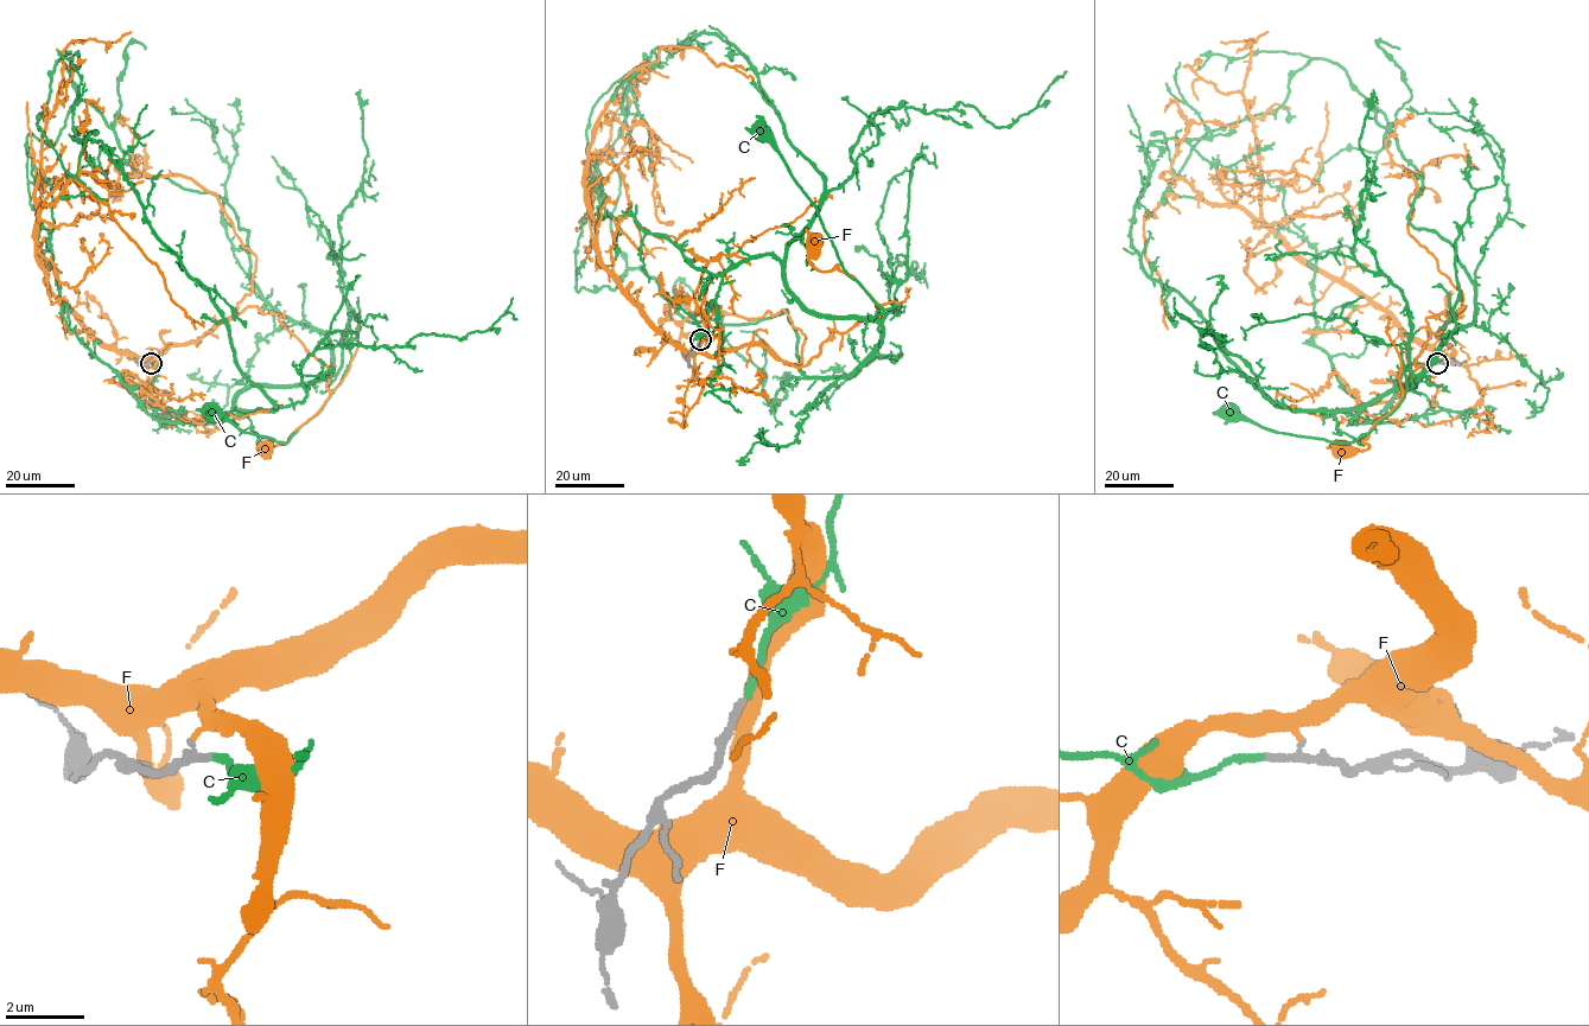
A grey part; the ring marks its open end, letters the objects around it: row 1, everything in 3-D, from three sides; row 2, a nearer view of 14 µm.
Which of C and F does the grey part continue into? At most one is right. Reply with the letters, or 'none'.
C

